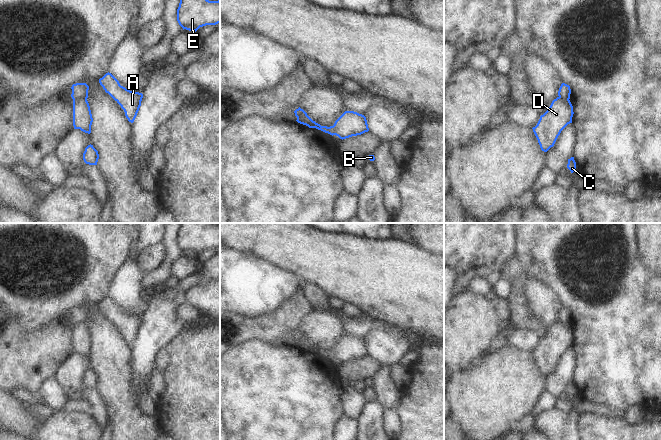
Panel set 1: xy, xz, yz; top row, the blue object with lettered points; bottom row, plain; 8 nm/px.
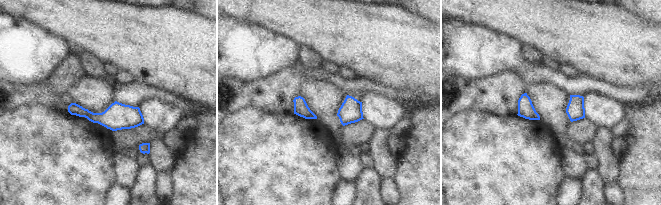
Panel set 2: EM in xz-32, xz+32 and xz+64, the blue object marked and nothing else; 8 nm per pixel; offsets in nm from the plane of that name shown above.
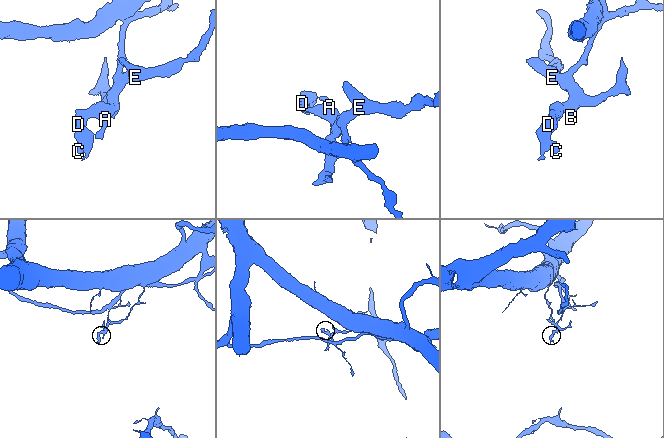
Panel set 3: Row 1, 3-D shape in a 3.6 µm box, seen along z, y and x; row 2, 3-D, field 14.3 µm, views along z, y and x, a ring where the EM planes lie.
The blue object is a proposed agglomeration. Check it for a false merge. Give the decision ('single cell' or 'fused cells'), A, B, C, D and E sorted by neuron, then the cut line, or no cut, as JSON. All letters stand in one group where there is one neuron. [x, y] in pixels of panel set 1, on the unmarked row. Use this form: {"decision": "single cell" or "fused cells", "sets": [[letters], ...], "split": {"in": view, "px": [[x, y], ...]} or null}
{"decision": "fused cells", "sets": [["A", "B", "E"], ["C", "D"]], "split": {"in": "xy", "px": [[86, 323], [73, 324]]}}

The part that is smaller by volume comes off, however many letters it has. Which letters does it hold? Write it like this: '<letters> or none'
C, D.

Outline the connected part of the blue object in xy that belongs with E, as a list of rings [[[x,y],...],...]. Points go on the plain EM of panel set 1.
[[[180,223],[177,233],[179,249],[189,255],[197,255],[206,249],[220,247],[220,224]]]

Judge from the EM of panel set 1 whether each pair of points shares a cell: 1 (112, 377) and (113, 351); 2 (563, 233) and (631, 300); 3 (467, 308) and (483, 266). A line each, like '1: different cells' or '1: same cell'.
1: same cell
2: same cell
3: different cells

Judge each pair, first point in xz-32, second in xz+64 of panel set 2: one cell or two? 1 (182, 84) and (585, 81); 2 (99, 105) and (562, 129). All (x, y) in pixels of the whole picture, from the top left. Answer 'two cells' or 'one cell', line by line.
1: two cells
2: one cell

